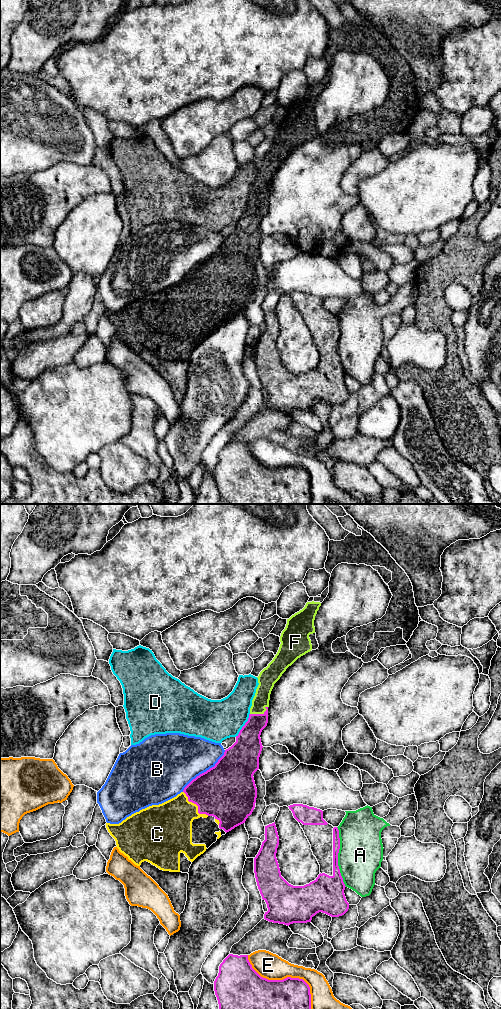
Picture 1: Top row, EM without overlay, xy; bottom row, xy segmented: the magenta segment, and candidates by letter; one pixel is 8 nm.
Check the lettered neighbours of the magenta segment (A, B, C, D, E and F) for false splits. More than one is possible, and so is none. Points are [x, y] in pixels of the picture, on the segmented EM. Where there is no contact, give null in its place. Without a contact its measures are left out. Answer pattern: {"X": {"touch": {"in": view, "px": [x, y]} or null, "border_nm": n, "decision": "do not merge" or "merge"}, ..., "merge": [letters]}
{"A": {"touch": {"in": "xy", "px": [337, 857]}, "border_nm": 480, "decision": "do not merge"}, "B": {"touch": {"in": "xy", "px": [206, 771]}, "border_nm": 480, "decision": "do not merge"}, "C": {"touch": {"in": "xy", "px": [196, 804]}, "border_nm": 280, "decision": "do not merge"}, "D": {"touch": {"in": "xy", "px": [244, 725]}, "border_nm": 220, "decision": "do not merge"}, "E": {"touch": {"in": "xy", "px": [286, 978]}, "border_nm": 650, "decision": "do not merge"}, "F": {"touch": {"in": "xy", "px": [259, 714]}, "border_nm": 160, "decision": "merge"}, "merge": ["F"]}

